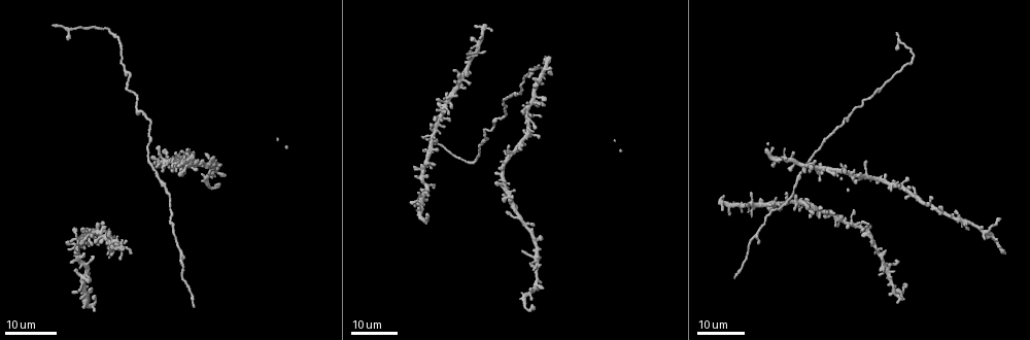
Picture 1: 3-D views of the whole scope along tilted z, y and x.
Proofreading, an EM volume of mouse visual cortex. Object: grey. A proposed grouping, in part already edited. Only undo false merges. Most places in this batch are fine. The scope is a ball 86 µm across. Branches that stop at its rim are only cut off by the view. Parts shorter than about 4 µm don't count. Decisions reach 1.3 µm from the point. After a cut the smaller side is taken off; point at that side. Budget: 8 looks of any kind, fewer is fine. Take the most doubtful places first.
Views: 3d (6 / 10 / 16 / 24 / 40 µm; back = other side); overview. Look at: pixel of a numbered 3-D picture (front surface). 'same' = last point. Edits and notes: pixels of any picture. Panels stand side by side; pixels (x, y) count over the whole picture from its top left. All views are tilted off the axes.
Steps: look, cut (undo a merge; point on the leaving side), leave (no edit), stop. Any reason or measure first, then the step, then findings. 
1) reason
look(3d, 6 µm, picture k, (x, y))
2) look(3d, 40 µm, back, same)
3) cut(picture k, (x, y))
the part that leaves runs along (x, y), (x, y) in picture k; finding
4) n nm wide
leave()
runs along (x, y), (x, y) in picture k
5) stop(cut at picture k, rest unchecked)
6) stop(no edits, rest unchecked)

look(3d, 16 µm, picture 1, (534, 290))

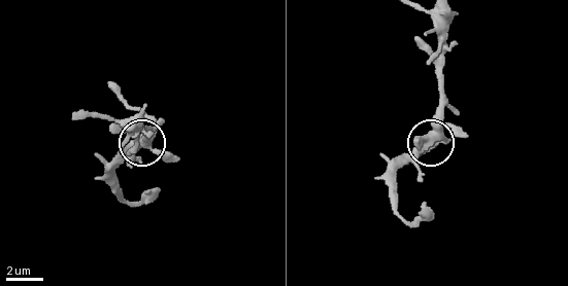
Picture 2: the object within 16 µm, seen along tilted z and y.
zoom in
look(3d, 10 µm, picture 2, (442, 138))

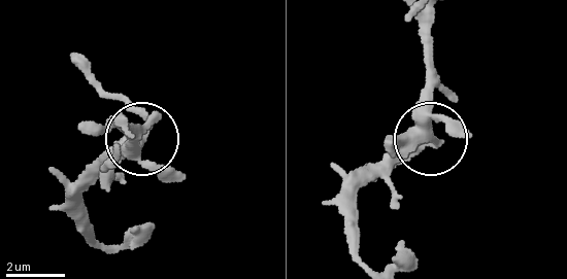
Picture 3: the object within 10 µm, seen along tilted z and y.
360 nm wide
leave()
one neuron here

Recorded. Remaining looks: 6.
look(3d, 16 µm, picture 1, (533, 135))

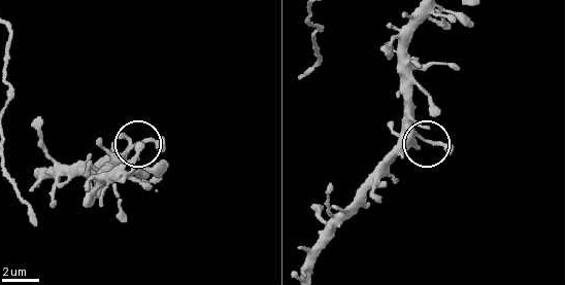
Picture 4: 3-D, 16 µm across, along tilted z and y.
look(3d, 6 µm, picture 4, (130, 149))

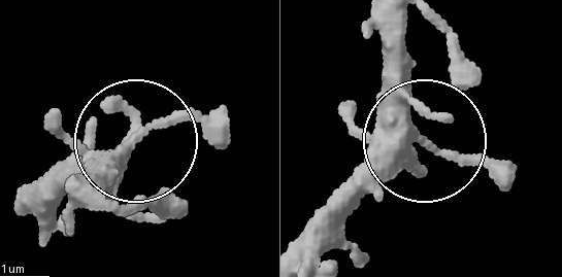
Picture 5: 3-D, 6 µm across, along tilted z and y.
leave()
all the same neuron

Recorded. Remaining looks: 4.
four or more arms meet
look(3d, 16 µm, picture 1, (474, 54))

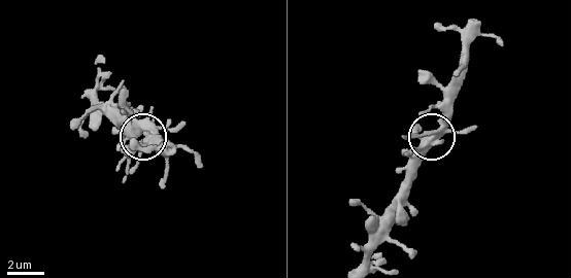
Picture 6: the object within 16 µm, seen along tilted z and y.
closer look
look(3d, 6 µm, picture 6, (439, 128))

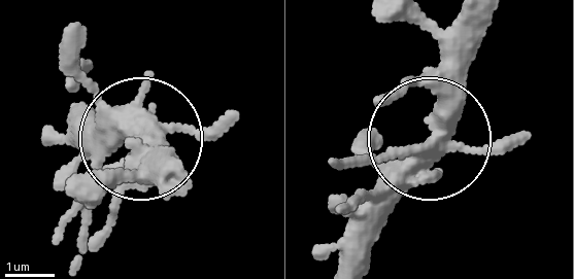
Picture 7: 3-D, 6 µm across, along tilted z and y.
look(3d, 6 µm, back, picture 7, (431, 141))

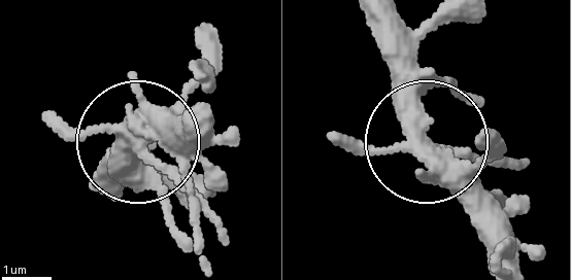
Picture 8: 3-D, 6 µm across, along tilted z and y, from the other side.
380 nm wide
leave()
continuous, no second neuron

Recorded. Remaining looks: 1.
stop(no edits, rest unchecked)

